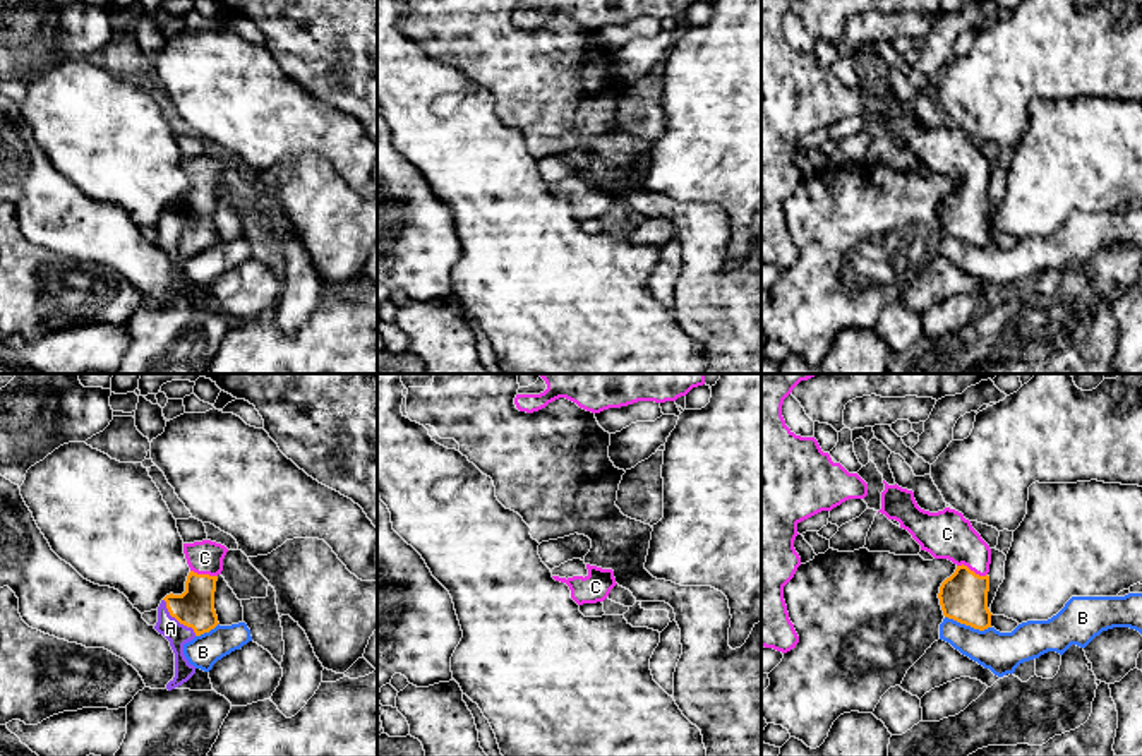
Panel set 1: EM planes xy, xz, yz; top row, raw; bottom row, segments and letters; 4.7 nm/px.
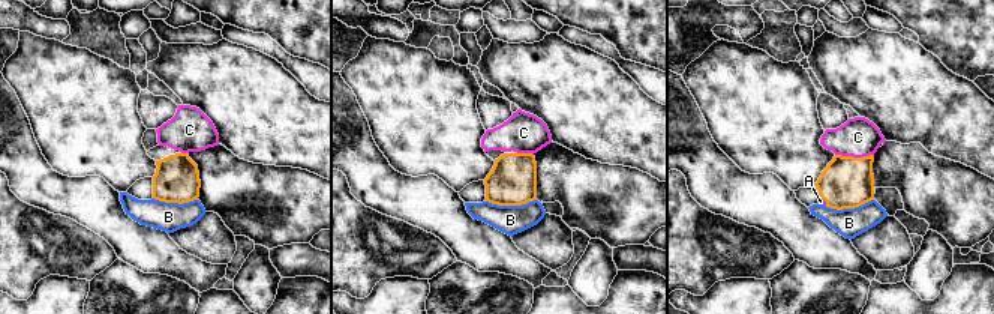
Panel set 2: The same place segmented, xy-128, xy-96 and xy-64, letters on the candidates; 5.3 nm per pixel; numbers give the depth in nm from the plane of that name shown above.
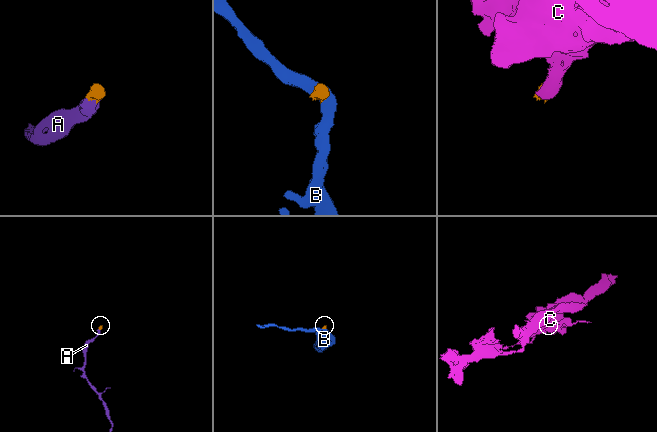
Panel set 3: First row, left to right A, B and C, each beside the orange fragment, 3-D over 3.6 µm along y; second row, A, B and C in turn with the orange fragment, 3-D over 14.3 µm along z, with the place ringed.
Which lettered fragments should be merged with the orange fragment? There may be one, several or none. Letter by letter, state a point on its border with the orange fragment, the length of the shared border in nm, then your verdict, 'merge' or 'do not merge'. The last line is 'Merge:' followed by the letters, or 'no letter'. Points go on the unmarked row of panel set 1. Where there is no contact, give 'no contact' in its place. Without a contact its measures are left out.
A: xy (177, 235) | 240 nm | merge
B: yz (967, 240) | 220 nm | do not merge
C: yz (973, 187) | 150 nm | merge
Merge: A, C

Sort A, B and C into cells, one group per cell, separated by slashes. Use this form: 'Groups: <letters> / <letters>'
Groups: A C / B

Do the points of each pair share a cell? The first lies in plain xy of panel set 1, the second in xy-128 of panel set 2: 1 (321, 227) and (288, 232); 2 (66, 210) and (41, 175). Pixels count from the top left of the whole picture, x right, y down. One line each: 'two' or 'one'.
1: one
2: one

